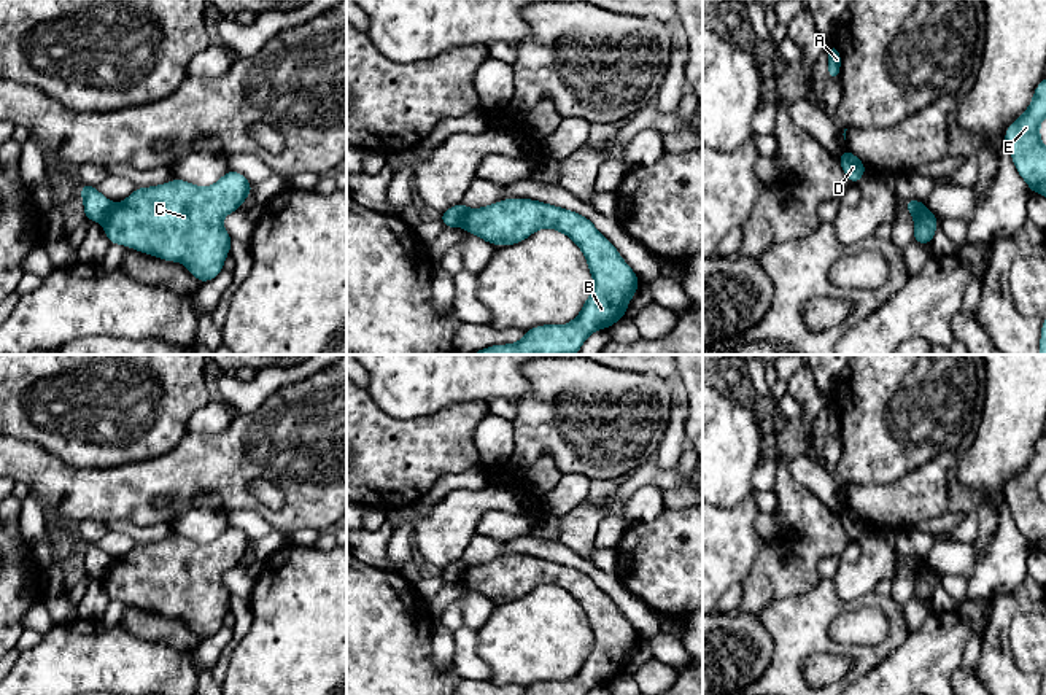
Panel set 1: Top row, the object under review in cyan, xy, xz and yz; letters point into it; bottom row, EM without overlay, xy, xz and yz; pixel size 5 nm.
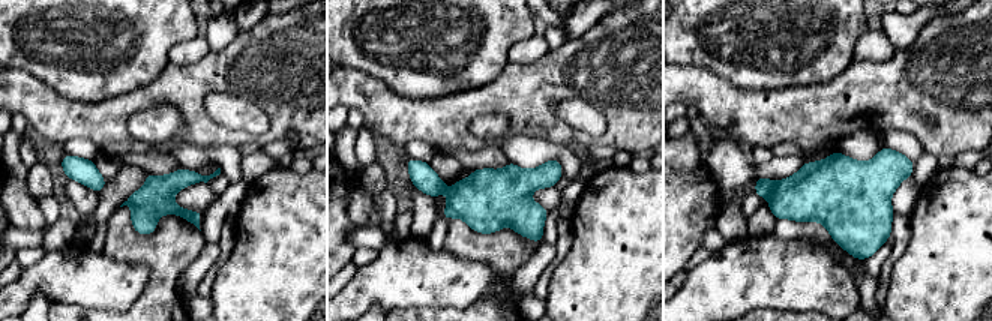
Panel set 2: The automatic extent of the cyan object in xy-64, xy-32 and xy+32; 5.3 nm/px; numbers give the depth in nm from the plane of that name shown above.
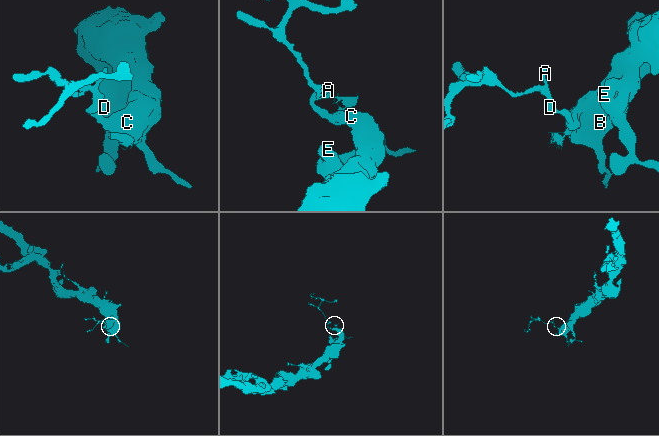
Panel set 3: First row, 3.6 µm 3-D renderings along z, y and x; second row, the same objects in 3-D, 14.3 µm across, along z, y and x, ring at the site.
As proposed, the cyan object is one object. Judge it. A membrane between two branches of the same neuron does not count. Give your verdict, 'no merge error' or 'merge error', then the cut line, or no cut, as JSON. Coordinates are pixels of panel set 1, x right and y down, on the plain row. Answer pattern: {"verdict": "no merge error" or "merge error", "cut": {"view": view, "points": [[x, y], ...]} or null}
{"verdict": "merge error", "cut": {"view": "xy", "points": [[113, 562], [110, 570], [100, 578]]}}

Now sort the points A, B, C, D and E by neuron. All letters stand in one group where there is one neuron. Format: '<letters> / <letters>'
A D / B C E

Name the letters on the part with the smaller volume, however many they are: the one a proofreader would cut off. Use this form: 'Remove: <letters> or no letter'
Remove: A, D

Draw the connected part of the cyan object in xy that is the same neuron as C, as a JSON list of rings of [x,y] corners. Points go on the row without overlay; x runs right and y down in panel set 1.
[[[234,526],[213,542],[199,544],[180,534],[151,544],[137,544],[126,557],[114,560],[102,577],[110,600],[121,600],[165,617],[183,619],[202,639],[215,635],[231,606],[231,592],[223,574],[248,555],[253,542]]]

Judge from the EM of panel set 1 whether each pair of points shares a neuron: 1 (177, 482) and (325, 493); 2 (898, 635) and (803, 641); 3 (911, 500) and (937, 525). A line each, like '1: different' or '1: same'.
1: same
2: same
3: different

